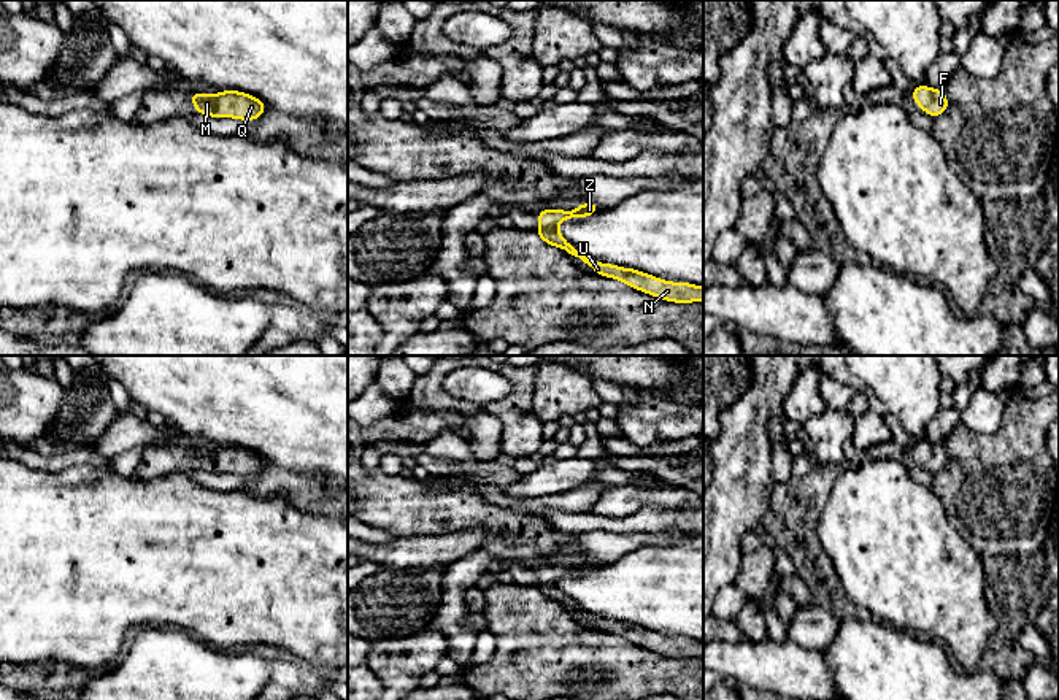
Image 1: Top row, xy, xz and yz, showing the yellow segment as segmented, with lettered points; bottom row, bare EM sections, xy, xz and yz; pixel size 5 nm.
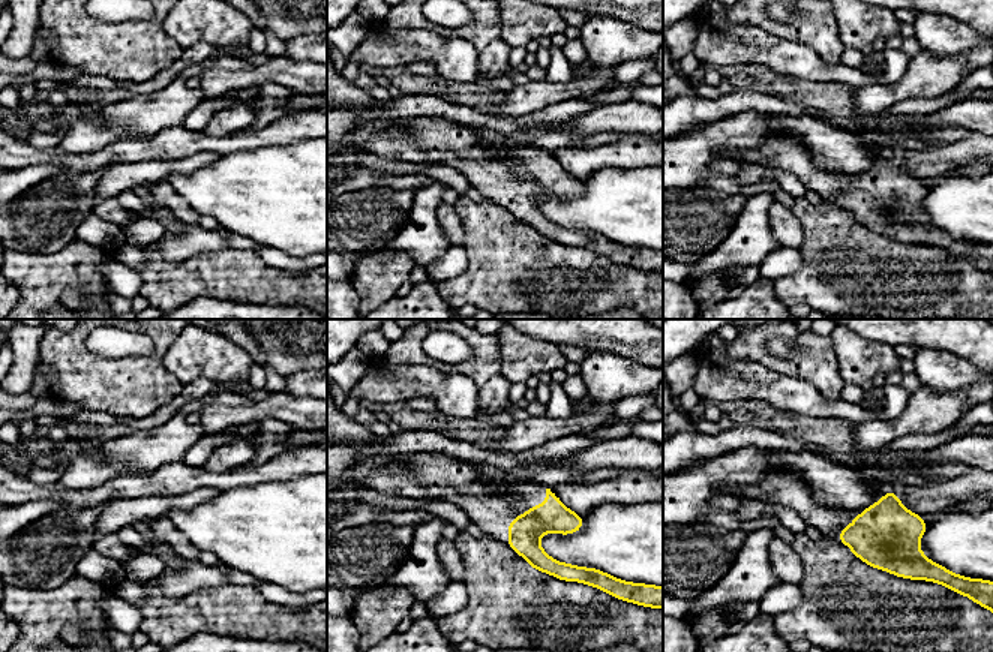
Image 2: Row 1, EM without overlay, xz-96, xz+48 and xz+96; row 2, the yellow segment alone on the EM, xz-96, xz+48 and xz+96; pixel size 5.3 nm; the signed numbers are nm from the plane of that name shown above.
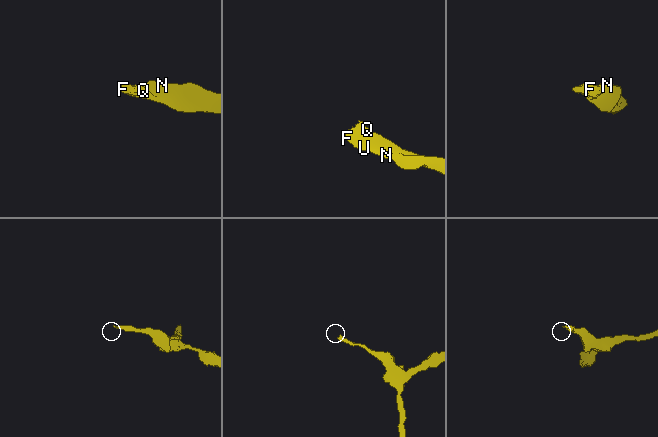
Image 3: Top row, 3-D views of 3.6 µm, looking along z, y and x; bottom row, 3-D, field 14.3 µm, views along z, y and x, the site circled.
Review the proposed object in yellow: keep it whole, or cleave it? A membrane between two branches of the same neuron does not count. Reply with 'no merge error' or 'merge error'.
no merge error

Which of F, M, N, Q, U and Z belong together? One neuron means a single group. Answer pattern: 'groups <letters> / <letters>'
groups F M N Q U Z

